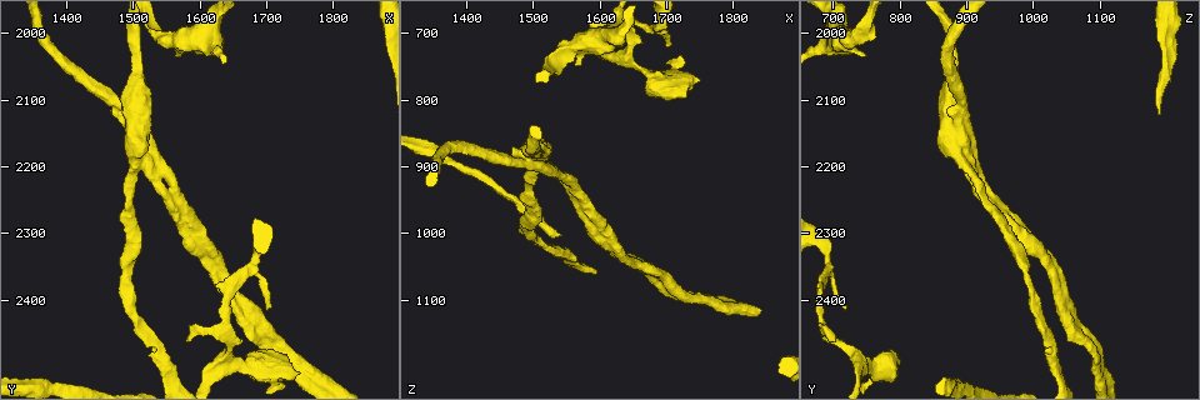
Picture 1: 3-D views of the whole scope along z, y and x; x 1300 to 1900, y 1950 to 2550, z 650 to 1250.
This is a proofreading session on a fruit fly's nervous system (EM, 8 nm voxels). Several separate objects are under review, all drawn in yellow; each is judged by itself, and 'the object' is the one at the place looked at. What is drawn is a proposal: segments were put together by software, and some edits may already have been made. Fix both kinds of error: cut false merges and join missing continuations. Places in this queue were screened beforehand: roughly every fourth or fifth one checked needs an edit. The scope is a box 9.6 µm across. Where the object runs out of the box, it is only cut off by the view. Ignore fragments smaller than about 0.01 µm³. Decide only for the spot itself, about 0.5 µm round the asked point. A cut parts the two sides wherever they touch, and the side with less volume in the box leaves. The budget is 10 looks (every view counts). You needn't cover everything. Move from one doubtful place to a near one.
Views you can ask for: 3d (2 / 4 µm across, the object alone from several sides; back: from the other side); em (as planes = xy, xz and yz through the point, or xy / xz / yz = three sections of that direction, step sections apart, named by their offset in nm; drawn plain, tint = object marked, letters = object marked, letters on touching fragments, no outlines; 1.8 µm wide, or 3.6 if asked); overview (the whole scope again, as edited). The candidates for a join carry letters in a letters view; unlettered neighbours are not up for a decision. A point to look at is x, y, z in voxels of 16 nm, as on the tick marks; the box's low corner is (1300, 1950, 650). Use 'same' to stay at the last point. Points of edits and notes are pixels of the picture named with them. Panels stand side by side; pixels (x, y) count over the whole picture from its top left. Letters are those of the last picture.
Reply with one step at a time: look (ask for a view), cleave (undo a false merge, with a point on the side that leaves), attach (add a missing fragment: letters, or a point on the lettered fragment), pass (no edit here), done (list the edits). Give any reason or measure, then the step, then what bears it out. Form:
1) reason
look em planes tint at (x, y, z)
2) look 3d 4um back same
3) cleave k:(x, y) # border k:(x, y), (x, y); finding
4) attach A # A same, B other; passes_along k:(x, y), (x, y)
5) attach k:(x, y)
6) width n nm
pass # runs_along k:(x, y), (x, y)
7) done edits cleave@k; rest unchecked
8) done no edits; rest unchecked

look 3d 2um at (1765, 2505, 1100)

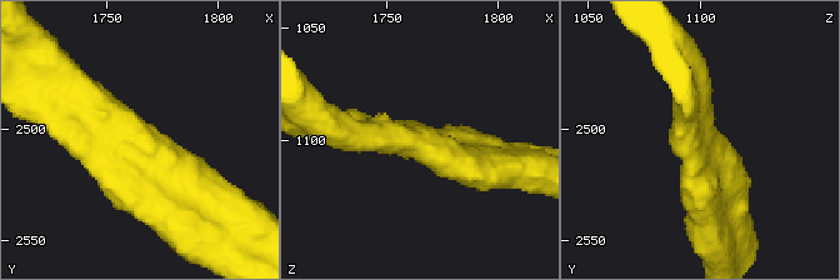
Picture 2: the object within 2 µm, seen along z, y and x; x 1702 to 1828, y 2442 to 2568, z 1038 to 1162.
shape alone is not enough
look em yz step 16 tint at (1767, 2506, 1102)

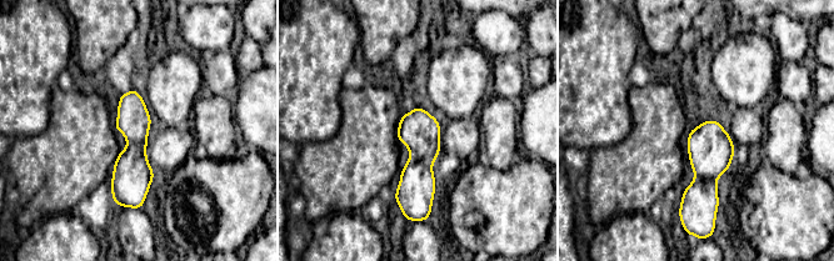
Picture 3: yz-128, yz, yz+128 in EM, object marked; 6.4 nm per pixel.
look em planes letters same

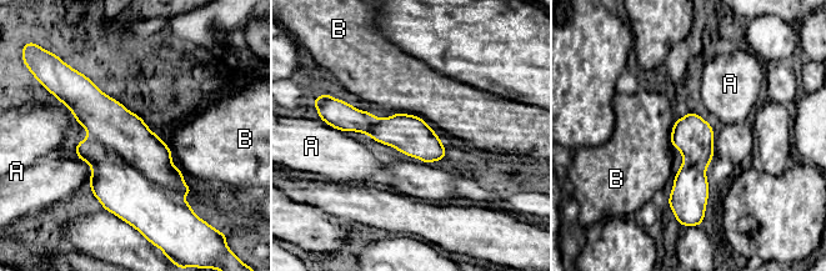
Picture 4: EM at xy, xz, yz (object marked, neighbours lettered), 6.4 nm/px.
width 260 nm; longest_contact B 190 nm
pass # A other, B other; all the same neuron

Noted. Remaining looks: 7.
three-way junction
look 3d 4um at (1510, 2175, 885)

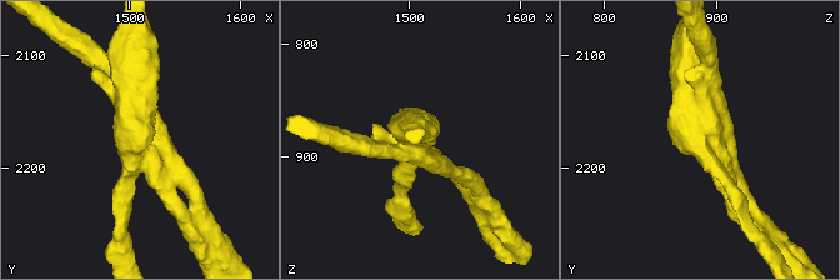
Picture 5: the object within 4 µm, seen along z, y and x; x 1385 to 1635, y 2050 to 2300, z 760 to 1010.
arms 3; arm_widths 190, 220, 600 nm; shape alone is not enough
look em 3.6um xy step 16 letters at (1506, 2172, 884)

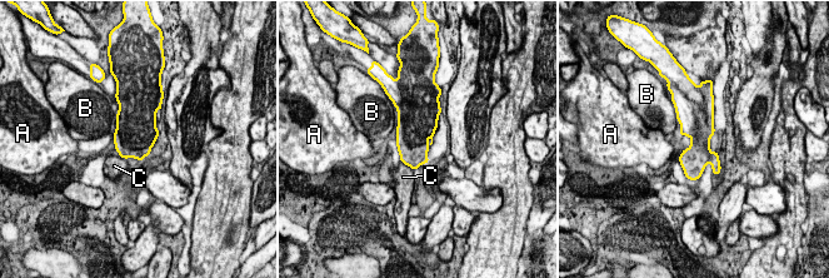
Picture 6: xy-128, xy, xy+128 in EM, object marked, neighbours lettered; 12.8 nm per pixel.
longest_contact C 220 nm
cleave 6:(684, 97) # A other, B other, C other; border 6:(704, 99), (690, 139); two neurons meet here

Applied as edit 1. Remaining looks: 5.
look 3d 2um at (1560, 2035, 745)

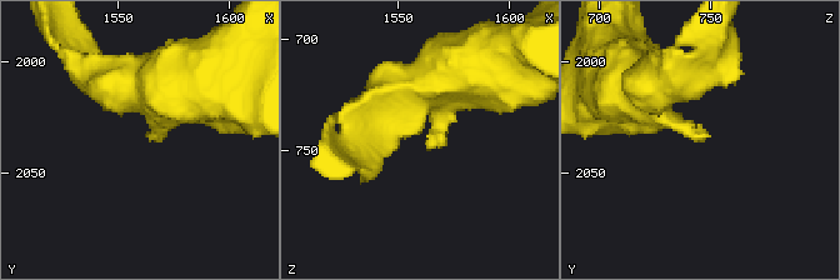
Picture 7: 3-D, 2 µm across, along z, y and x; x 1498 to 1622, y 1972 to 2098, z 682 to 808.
look em yz step 16 tint at (1563, 2033, 747)

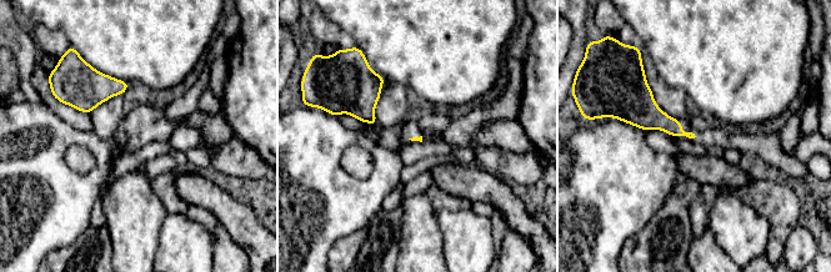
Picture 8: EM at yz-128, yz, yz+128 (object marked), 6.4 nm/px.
cut it another way
look em planes letters same

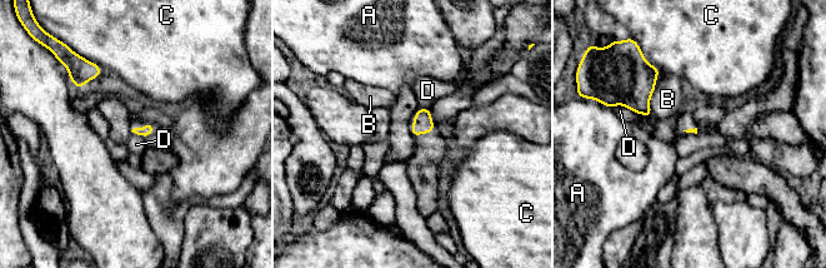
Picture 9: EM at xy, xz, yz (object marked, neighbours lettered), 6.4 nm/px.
pass # A other, B other, C other, D other; none of them fits

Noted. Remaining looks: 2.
done edits cleave@6; rest unchecked

